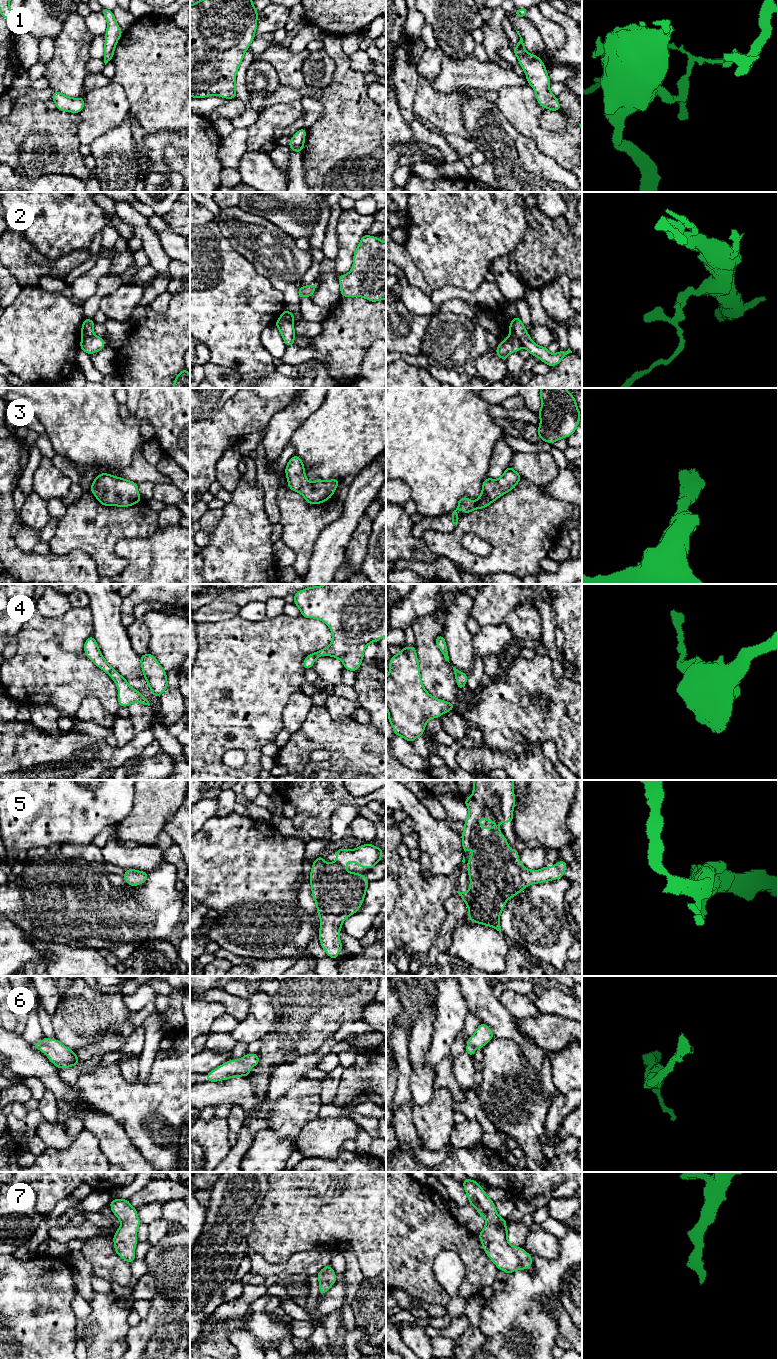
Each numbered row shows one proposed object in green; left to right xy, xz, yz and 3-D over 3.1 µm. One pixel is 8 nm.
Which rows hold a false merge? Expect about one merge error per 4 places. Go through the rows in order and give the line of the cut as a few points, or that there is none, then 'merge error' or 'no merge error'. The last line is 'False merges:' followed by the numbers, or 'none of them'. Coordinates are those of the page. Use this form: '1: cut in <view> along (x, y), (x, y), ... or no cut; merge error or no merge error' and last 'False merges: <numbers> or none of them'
1: cut in yz along (526, 52), (518, 59); merge error
2: cut in yz along (510, 334), (514, 335), (522, 346); merge error
3: no cut; no merge error
4: no cut; no merge error
5: no cut; no merge error
6: no cut; no merge error
7: no cut; no merge error
False merges: 1, 2

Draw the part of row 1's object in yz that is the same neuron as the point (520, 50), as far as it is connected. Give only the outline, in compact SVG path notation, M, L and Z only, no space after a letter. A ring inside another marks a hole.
M516 30L517 34L520 37L520 40L518 41L516 47L513 49L513 52L515 54L515 56L517 57L517 59L519 60L524 54L526 54L526 48L524 45L524 41L520 35L520 33Z

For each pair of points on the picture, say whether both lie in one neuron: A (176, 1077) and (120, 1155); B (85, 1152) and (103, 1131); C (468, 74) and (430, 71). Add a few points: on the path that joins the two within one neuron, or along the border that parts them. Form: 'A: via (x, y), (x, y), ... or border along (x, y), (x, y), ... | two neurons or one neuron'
A: border along (116, 1121), (144, 1159) | two neurons
B: border along (85, 1128), (97, 1139), (100, 1150), (107, 1159) | two neurons
C: border along (443, 55), (440, 61), (440, 71), (433, 81) | two neurons

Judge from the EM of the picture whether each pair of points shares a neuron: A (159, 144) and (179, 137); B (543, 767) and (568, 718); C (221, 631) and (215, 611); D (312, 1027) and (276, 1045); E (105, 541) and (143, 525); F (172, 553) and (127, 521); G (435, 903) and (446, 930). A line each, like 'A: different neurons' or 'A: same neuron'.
A: same neuron
B: different neurons
C: different neurons
D: same neuron
E: same neuron
F: different neurons
G: different neurons

